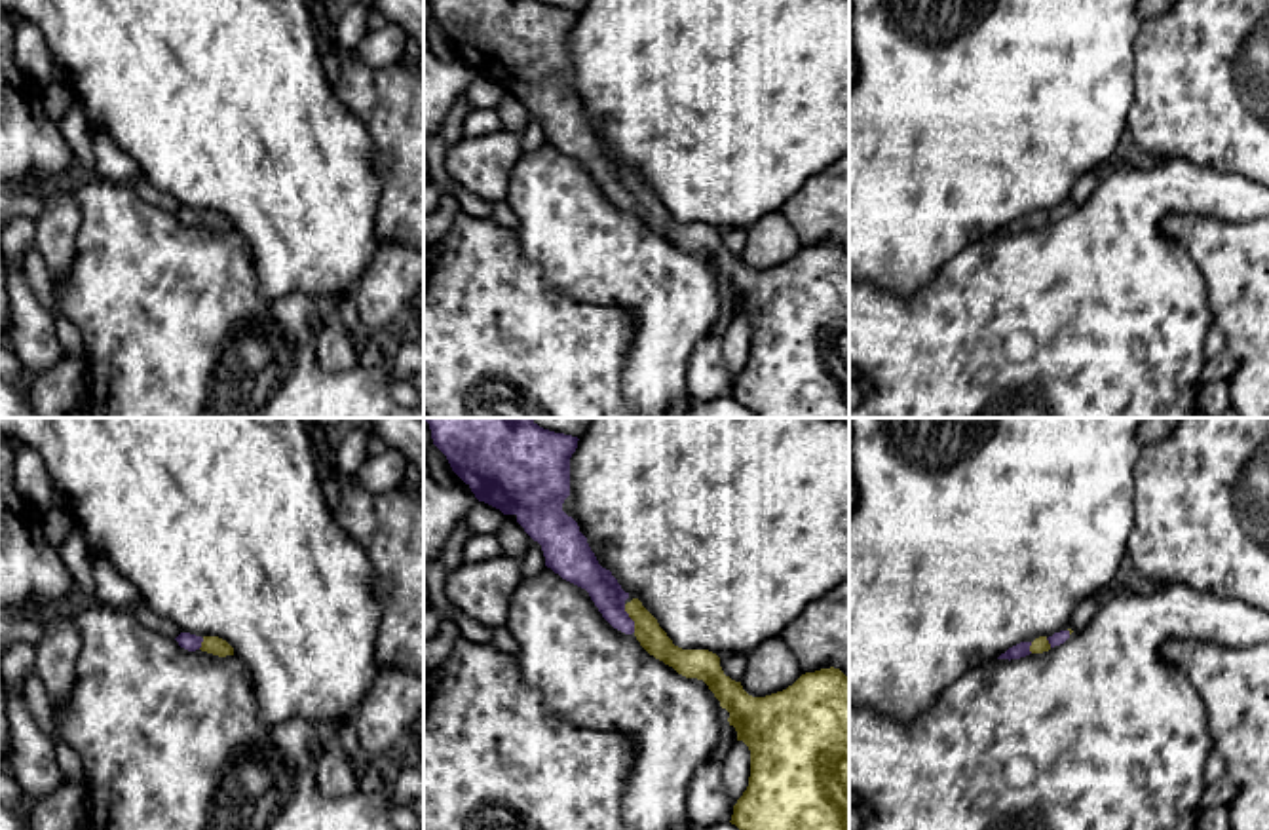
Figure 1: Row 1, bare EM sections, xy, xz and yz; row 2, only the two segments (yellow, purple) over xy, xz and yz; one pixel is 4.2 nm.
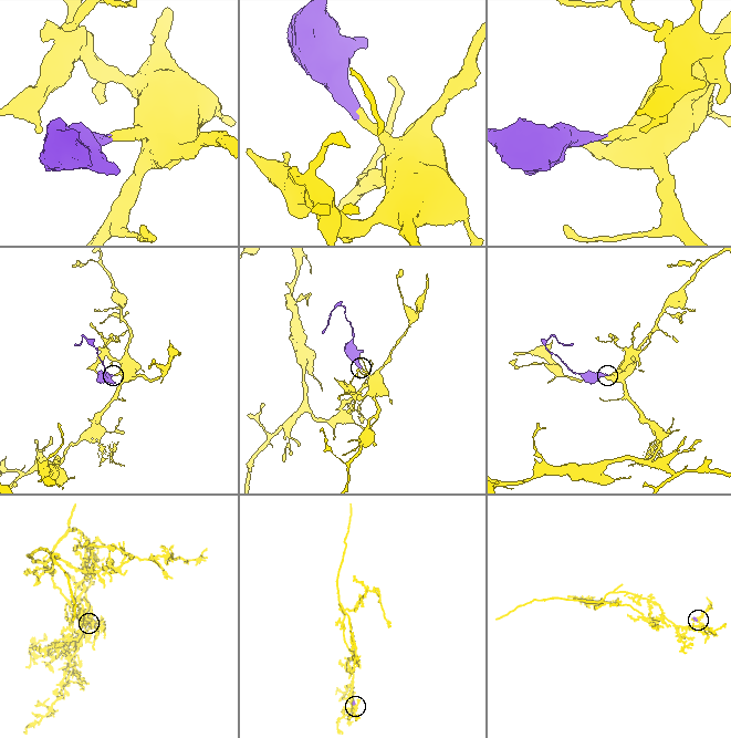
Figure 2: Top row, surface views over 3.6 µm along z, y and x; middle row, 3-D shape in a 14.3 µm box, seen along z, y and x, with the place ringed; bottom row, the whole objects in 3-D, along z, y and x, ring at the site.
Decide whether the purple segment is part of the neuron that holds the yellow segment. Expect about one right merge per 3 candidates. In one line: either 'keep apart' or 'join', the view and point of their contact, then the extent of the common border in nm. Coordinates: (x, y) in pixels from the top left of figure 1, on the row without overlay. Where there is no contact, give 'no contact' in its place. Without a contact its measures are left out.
join | xz (629, 190) | 130 nm

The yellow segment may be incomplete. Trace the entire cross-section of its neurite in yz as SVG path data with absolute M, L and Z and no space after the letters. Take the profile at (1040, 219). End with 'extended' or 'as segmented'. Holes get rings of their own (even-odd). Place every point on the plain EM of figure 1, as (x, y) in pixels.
M1068 203L1068 205L1054 207L1049 213L1039 211L1033 217L1020 217L1020 218L1009 222L1005 228L1001 228L997 234L1009 234L1011 236L1011 234L1026 232L1030 228L1049 226L1051 222L1064 218L1070 213L1071 207L1073 205Z; extended

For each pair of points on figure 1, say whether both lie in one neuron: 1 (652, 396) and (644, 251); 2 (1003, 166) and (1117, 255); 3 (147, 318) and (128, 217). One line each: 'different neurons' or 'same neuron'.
1: same neuron
2: different neurons
3: same neuron

